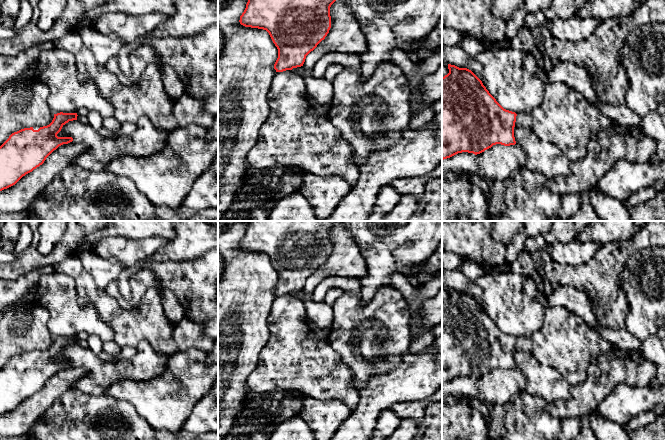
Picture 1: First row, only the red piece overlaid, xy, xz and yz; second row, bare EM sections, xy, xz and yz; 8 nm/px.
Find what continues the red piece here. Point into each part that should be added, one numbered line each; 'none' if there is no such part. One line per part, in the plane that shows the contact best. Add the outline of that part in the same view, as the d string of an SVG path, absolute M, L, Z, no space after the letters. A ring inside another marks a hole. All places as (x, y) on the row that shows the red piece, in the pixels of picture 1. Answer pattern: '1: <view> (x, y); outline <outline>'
none

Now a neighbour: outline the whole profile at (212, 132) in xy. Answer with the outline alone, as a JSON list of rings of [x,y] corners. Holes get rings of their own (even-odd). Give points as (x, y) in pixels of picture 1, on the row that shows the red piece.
[[[218,115],[214,116],[213,124],[207,128],[207,141],[218,141]]]

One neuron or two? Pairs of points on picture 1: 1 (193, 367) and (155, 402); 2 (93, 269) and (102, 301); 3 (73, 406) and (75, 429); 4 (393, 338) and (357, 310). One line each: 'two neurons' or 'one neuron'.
1: one neuron
2: two neurons
3: one neuron
4: one neuron

